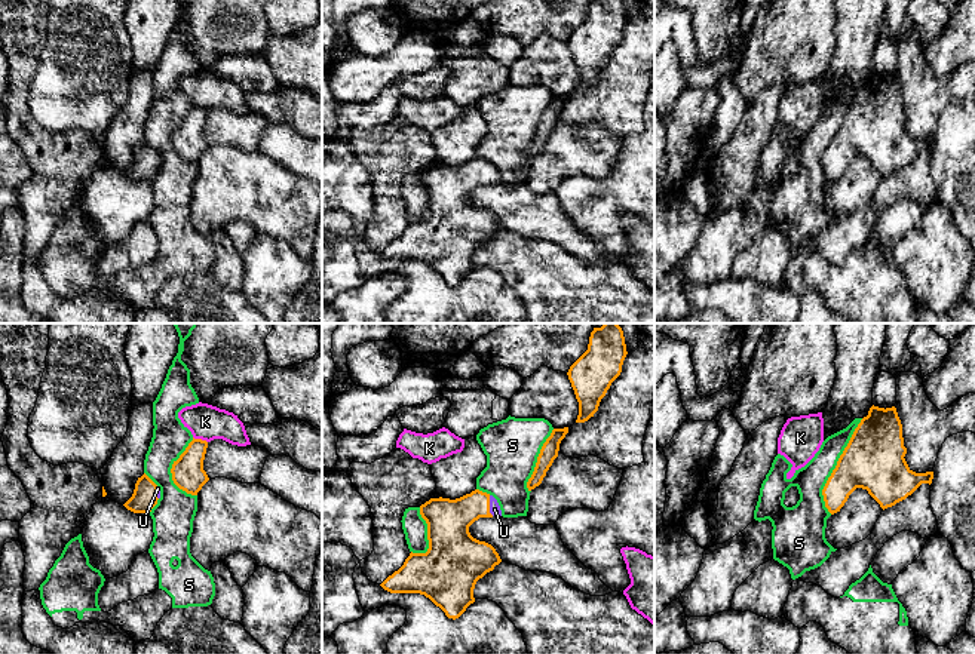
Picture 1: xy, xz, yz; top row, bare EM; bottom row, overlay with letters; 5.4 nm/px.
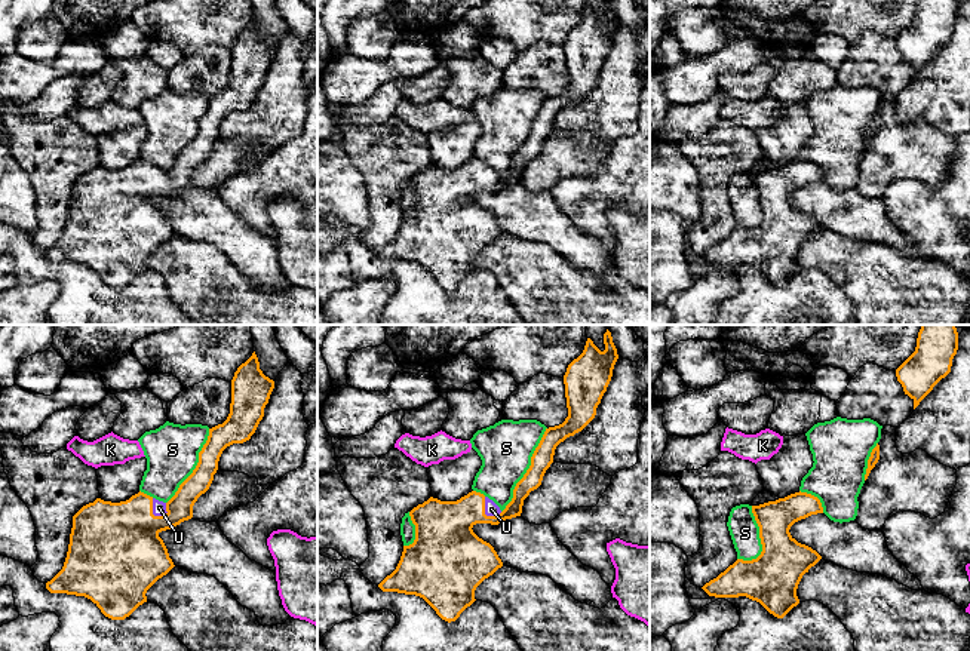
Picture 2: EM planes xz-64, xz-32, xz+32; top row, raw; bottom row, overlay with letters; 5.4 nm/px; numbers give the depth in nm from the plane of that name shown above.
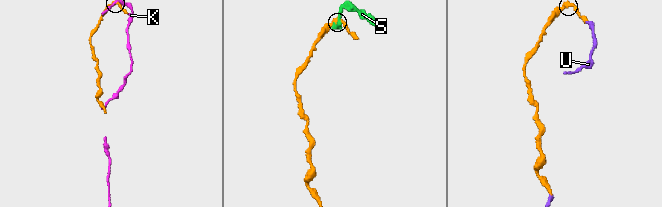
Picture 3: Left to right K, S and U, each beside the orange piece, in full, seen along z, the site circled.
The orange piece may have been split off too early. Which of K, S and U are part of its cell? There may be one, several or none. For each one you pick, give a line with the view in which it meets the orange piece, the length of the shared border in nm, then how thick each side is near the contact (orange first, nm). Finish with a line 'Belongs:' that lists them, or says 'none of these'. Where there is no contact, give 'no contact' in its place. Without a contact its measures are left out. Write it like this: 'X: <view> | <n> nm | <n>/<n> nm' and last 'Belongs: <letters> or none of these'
U: xz | 110 nm | 240/60 nm
Belongs: U

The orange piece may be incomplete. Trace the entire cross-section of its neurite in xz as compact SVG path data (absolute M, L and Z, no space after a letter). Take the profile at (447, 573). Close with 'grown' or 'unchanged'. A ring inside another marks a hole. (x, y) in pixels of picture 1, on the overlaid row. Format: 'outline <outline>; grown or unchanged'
outline M479 489L460 498L430 498L420 506L427 523L429 549L426 553L410 553L404 565L380 586L390 593L420 593L439 607L448 618L459 618L475 602L473 589L479 578L502 562L496 549L473 538L469 526L479 518L502 516L497 500Z; grown

